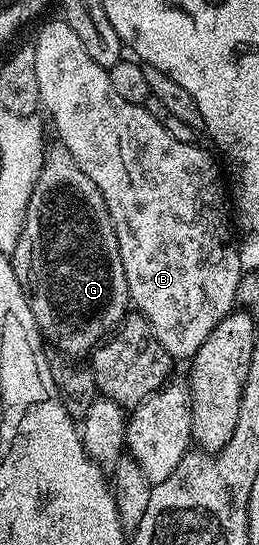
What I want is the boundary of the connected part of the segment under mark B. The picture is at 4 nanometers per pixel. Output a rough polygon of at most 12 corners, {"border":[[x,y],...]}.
{"border":[[74,28],[41,107],[98,184],[131,305],[173,359],[242,277],[216,162],[114,92]]}

